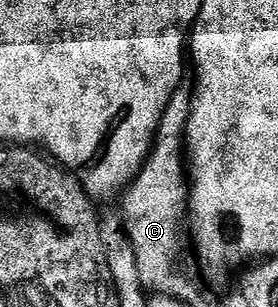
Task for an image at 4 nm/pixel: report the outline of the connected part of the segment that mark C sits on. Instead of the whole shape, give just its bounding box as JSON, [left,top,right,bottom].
[121,95,191,291]

